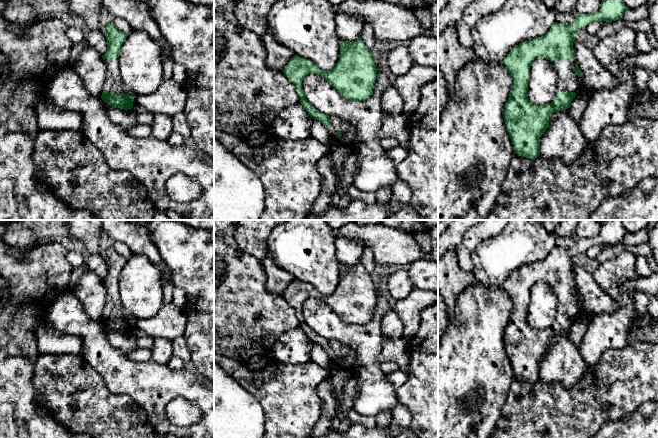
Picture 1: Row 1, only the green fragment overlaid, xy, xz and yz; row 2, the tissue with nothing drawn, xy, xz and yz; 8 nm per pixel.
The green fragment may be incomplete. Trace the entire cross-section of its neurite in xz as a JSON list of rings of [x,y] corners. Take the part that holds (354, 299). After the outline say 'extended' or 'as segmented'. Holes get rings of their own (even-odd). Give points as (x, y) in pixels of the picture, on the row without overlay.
[[[361,262],[352,266],[340,265],[339,284],[330,295],[323,295],[310,284],[295,279],[285,290],[283,297],[295,309],[301,330],[313,343],[320,345],[328,353],[332,365],[342,370],[351,370],[356,360],[354,350],[336,339],[323,338],[312,330],[304,319],[302,305],[310,297],[318,298],[344,323],[368,323],[373,316],[377,293],[371,274]]]; extended

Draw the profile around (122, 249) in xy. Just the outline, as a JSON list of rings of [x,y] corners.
[[[114,242],[113,247],[119,255],[123,256],[126,259],[129,259],[133,255],[129,247],[123,242]]]

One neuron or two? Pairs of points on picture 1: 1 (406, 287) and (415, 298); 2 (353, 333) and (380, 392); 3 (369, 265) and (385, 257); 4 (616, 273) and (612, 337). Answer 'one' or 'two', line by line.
1: two
2: one
3: two
4: one

